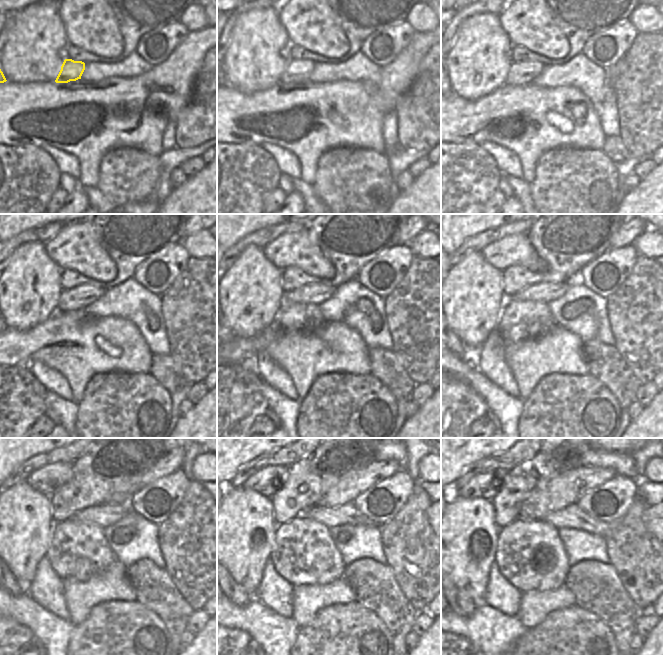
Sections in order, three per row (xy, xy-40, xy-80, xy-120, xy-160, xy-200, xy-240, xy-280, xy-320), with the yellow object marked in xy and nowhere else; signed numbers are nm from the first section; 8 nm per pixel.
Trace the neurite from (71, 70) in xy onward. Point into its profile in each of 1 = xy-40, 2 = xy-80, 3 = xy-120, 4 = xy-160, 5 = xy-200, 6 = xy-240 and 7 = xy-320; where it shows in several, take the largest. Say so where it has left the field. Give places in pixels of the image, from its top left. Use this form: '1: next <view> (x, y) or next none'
1: next xy-40 (296, 71)
2: next xy-80 (522, 73)
3: next xy-120 (79, 297)
4: next xy-160 (316, 293)
5: next xy-200 (544, 292)
6: next xy-240 (102, 515)
7: next xy-320 (572, 517)

